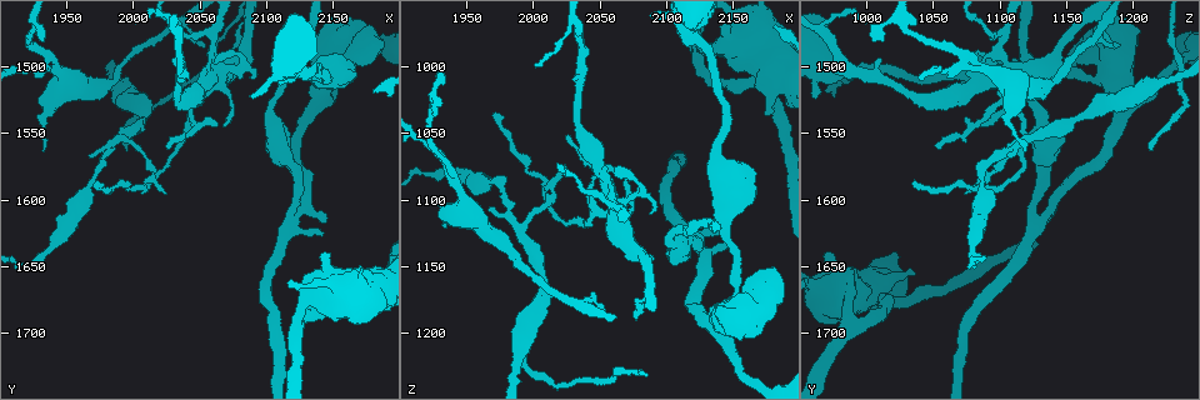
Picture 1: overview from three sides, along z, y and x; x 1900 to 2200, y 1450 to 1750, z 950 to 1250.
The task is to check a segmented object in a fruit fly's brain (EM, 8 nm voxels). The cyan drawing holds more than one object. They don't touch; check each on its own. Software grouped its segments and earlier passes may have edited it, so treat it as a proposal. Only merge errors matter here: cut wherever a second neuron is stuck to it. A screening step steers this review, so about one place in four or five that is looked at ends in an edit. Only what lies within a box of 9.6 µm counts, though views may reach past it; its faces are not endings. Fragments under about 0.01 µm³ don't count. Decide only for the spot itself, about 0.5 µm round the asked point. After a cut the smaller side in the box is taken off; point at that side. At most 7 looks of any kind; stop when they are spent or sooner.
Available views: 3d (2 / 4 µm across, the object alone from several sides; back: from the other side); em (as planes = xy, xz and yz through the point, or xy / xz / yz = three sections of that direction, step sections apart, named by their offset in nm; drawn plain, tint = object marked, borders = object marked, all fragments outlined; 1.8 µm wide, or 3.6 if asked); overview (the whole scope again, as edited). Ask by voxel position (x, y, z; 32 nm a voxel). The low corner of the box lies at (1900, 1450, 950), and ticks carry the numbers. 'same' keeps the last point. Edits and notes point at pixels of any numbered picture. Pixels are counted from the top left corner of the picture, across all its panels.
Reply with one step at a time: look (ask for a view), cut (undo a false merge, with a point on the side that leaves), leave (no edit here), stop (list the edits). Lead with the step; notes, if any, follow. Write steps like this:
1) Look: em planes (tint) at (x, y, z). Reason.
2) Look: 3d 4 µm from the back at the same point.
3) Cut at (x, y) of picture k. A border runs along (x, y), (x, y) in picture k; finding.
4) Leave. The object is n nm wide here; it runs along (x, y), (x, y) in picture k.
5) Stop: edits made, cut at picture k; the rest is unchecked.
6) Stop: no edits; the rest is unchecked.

Look: em planes (tint) at (1936, 1638, 1082). Calibre changes.

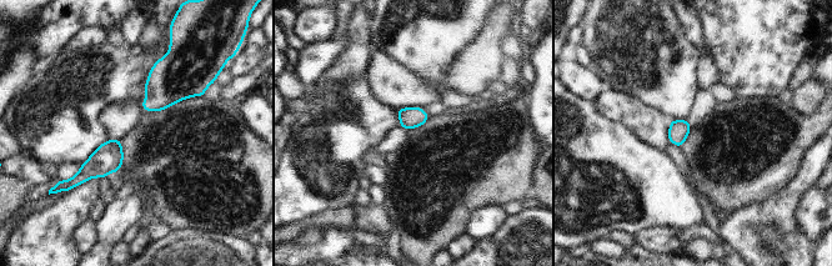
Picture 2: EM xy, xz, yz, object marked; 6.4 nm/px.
Leave. Continuous, no second neuron.

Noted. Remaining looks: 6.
Look: em planes (tint) at (2058, 1516, 1112). Branch point.

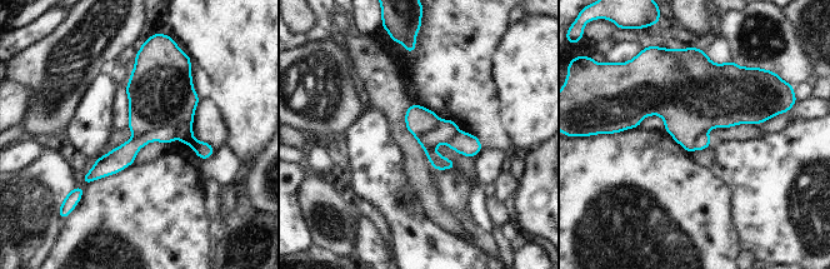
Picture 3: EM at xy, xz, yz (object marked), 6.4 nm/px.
Cut at (125, 154) of picture 3. Two neurons meet here.

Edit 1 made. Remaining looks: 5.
Look: 3d 4 µm at (2122, 1576, 1130). Calibre changes.

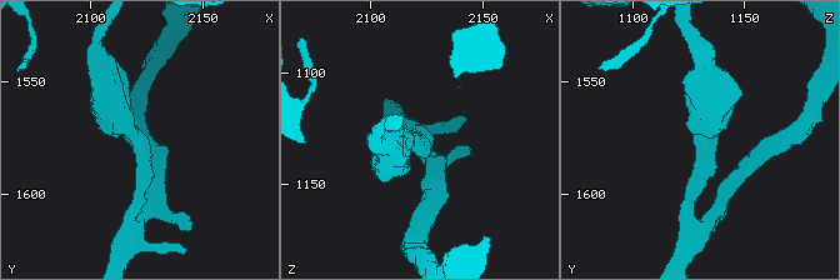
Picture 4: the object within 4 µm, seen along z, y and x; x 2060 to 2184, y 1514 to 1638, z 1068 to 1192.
Look: em xy step 16 (tint) at (2119, 1576, 1131). Need the tissue.

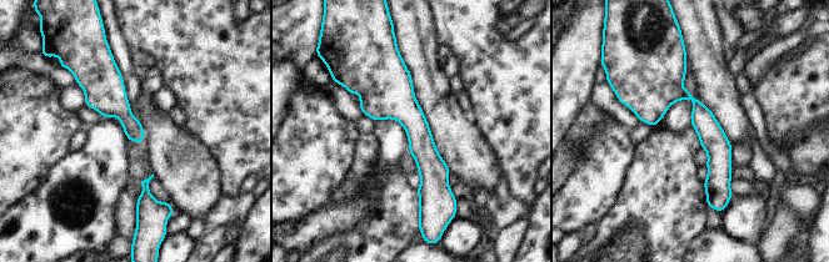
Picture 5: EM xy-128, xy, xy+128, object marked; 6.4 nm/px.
Look: em planes (tint) at the same point. Another direction.

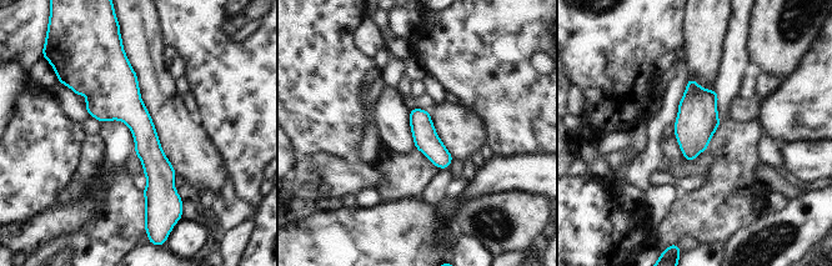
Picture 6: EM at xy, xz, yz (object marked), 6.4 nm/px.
Leave. One neuron here.

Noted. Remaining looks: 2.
Stop: edits made, cut at picture 3; the rest is unchecked.

